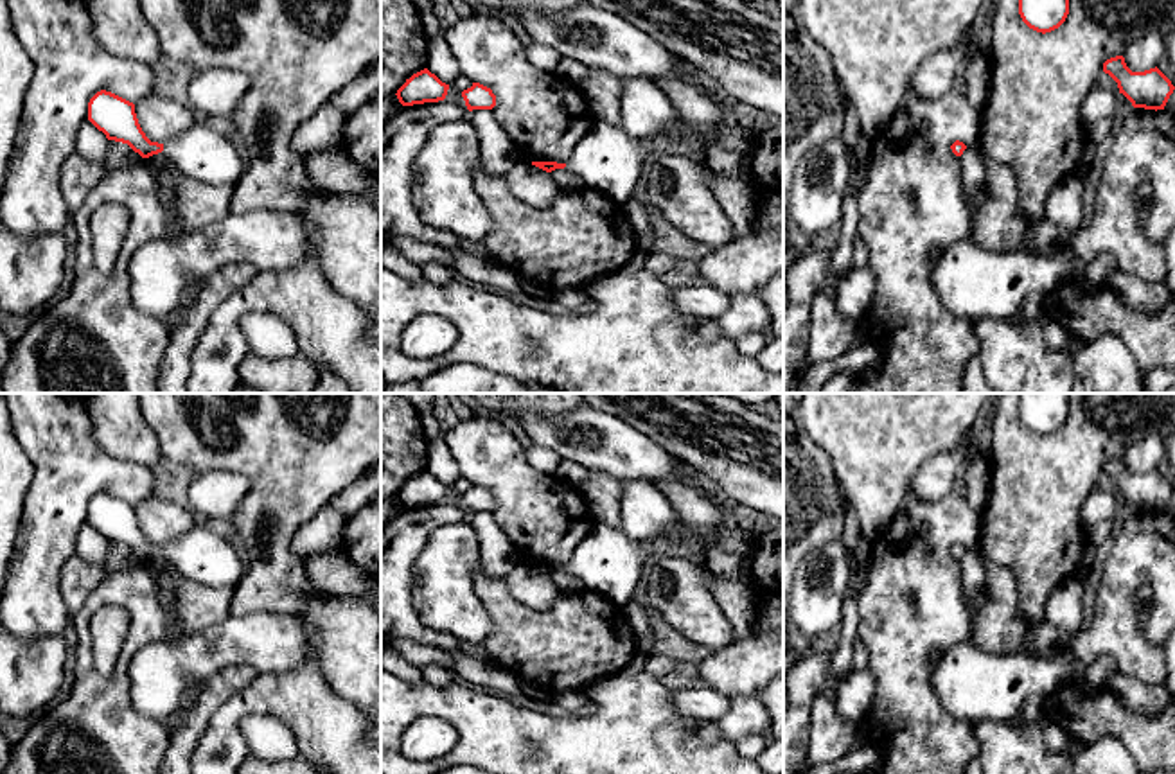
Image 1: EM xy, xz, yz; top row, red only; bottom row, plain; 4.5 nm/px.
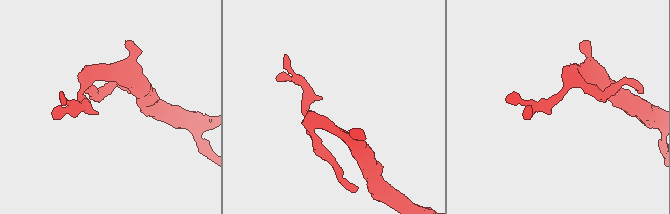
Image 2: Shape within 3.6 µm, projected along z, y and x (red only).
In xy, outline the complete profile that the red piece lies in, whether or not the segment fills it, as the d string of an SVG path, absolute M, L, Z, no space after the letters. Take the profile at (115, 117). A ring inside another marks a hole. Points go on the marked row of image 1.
M106 90L97 92L88 102L88 120L108 140L128 144L142 158L163 151L163 144L151 142L142 131L135 104Z

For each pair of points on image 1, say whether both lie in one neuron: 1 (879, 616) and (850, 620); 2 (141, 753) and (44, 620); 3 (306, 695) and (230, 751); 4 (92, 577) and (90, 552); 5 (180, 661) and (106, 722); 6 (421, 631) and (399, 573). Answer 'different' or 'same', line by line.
1: different
2: different
3: same
4: different
5: different
6: same

